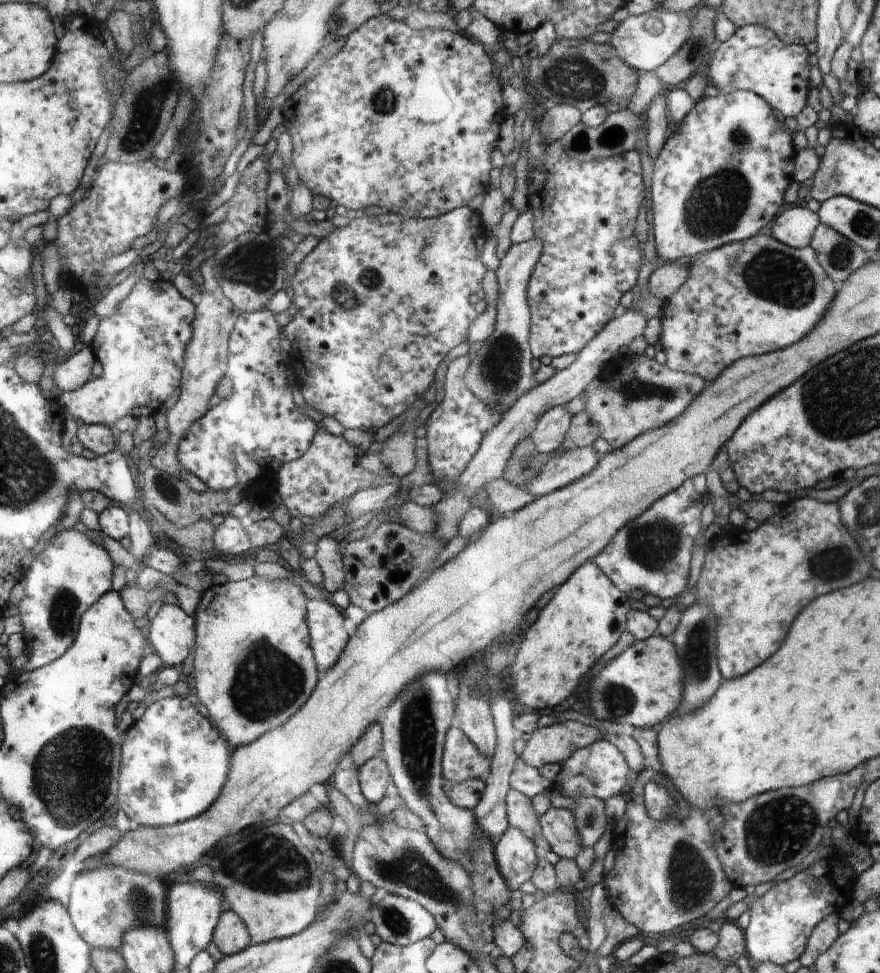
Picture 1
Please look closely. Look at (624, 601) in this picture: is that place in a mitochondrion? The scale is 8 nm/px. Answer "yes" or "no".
no

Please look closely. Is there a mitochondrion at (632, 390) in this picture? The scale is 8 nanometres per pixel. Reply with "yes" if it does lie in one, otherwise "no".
yes

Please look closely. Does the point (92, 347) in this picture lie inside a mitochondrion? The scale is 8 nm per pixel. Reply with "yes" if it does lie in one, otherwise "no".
no

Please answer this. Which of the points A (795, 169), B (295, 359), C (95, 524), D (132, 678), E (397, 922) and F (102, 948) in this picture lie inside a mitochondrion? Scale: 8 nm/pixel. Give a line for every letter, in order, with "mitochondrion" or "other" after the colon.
A: other
B: other
C: other
D: other
E: mitochondrion
F: other

